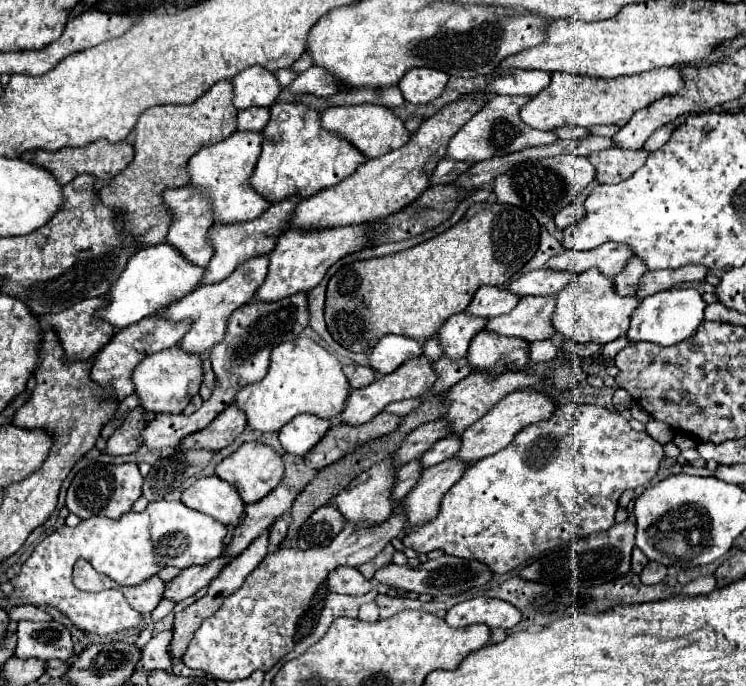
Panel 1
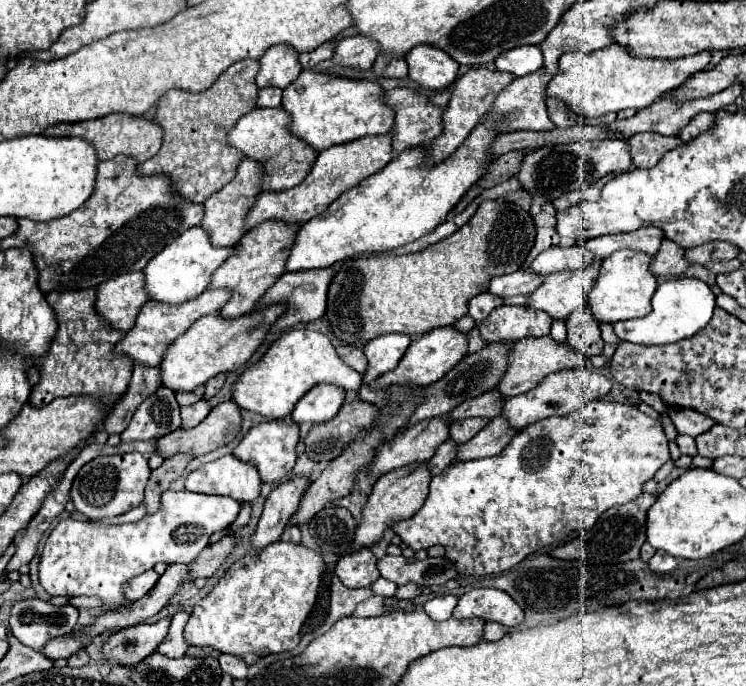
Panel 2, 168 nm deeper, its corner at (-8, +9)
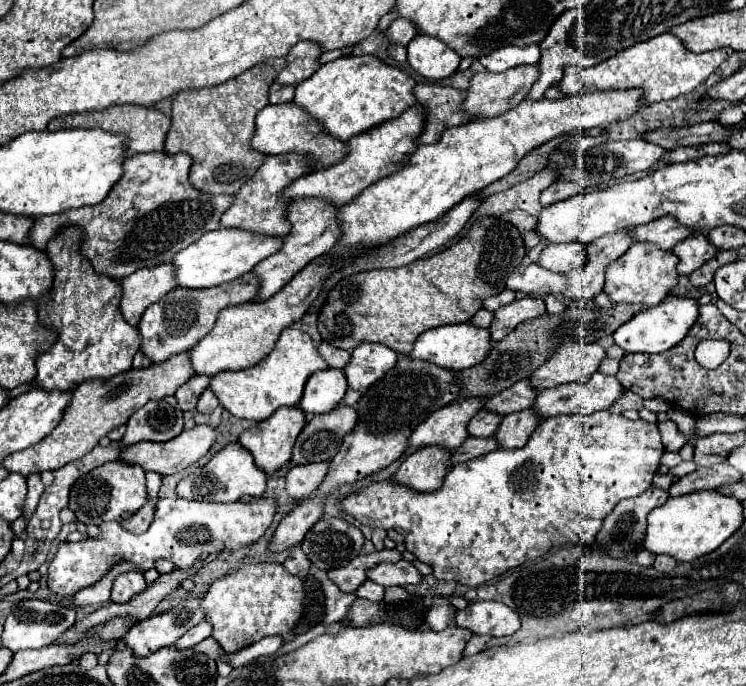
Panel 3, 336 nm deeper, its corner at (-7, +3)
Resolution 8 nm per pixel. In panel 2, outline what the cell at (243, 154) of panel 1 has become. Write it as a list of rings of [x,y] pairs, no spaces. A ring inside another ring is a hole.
[[[257,107],[241,117],[237,125],[229,131],[229,143],[265,167],[265,191],[285,191],[299,185],[307,177],[309,169],[315,165],[315,149],[311,149],[305,141],[293,135],[289,131],[289,125],[291,117],[287,115],[287,111],[283,111],[283,107]]]

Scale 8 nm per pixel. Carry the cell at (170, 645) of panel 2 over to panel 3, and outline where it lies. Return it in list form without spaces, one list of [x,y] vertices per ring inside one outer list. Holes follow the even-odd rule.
[[[202,621],[202,623],[194,625],[190,631],[186,631],[186,633],[174,643],[174,647],[178,647],[178,649],[192,649],[194,645],[198,645],[198,643],[204,641],[206,637],[210,637],[210,631],[212,631],[210,623]]]

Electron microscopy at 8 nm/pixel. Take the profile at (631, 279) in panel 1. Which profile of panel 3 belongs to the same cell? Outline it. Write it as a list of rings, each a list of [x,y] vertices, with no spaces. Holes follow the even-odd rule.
[[[690,235],[682,243],[676,243],[672,253],[678,257],[678,275],[690,275],[706,261],[710,261],[716,255],[716,249],[704,235]]]

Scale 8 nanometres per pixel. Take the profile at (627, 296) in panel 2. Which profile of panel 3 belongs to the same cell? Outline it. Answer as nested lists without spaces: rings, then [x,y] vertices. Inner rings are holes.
[[[650,243],[632,245],[622,257],[618,257],[606,269],[604,293],[614,303],[636,303],[636,305],[644,305],[646,309],[656,307],[678,283],[676,263],[678,263],[678,259],[674,253],[670,255],[670,251],[660,251]]]

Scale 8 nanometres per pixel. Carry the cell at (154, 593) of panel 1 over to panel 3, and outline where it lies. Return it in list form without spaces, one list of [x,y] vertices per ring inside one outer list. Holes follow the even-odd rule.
[[[128,571],[122,573],[120,577],[116,577],[114,585],[112,585],[112,593],[110,593],[110,601],[112,603],[126,603],[130,601],[134,595],[142,593],[148,587],[148,583],[144,581],[144,575],[140,571]]]

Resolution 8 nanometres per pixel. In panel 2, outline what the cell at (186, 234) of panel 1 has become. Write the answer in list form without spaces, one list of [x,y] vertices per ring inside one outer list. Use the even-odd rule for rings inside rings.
[[[243,159],[239,163],[237,175],[231,183],[227,183],[221,191],[213,193],[203,205],[205,205],[205,219],[201,227],[205,227],[211,235],[211,243],[217,247],[235,247],[239,245],[241,237],[245,235],[245,217],[249,209],[255,205],[255,199],[259,197],[261,189],[261,177],[263,177],[263,165],[257,165],[253,159]]]

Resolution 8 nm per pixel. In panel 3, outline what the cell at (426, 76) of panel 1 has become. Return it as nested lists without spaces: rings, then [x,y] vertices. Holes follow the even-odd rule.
[[[418,35],[408,43],[408,63],[420,77],[428,81],[442,81],[458,69],[460,57],[454,55],[454,51],[450,51],[450,47],[442,41]]]

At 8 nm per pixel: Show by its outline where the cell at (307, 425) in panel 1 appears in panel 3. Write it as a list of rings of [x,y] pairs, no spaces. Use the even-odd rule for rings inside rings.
[[[340,369],[318,371],[310,377],[304,387],[304,395],[300,399],[300,409],[306,415],[324,415],[338,407],[346,393],[346,377]]]

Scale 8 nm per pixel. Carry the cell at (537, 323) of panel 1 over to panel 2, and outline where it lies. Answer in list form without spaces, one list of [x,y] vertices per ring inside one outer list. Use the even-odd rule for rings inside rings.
[[[601,259],[577,271],[561,271],[545,277],[543,285],[531,295],[525,307],[541,309],[553,319],[567,319],[577,307],[587,303],[589,293],[599,277]]]

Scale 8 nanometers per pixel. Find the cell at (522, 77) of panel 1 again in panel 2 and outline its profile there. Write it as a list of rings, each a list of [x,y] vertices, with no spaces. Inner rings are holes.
[[[525,45],[519,49],[509,49],[507,53],[501,53],[495,59],[495,67],[497,71],[507,71],[507,73],[513,73],[515,77],[523,77],[543,67],[543,55],[539,47]]]

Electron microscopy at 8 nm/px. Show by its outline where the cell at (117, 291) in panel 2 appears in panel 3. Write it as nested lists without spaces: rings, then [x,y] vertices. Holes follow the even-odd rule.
[[[162,263],[150,269],[138,269],[136,273],[124,277],[120,313],[130,325],[138,325],[142,313],[148,305],[160,301],[168,291],[176,287],[174,269],[170,263]]]

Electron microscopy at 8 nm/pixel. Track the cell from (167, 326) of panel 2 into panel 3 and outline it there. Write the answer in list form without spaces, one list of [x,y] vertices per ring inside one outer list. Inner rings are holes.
[[[250,273],[212,289],[202,289],[202,291],[190,291],[180,287],[172,289],[168,295],[164,295],[162,301],[150,305],[138,323],[138,331],[142,337],[142,347],[140,347],[142,353],[152,363],[164,363],[166,359],[188,351],[198,339],[202,339],[212,329],[216,315],[222,309],[254,299],[256,291],[258,291],[258,281]]]

